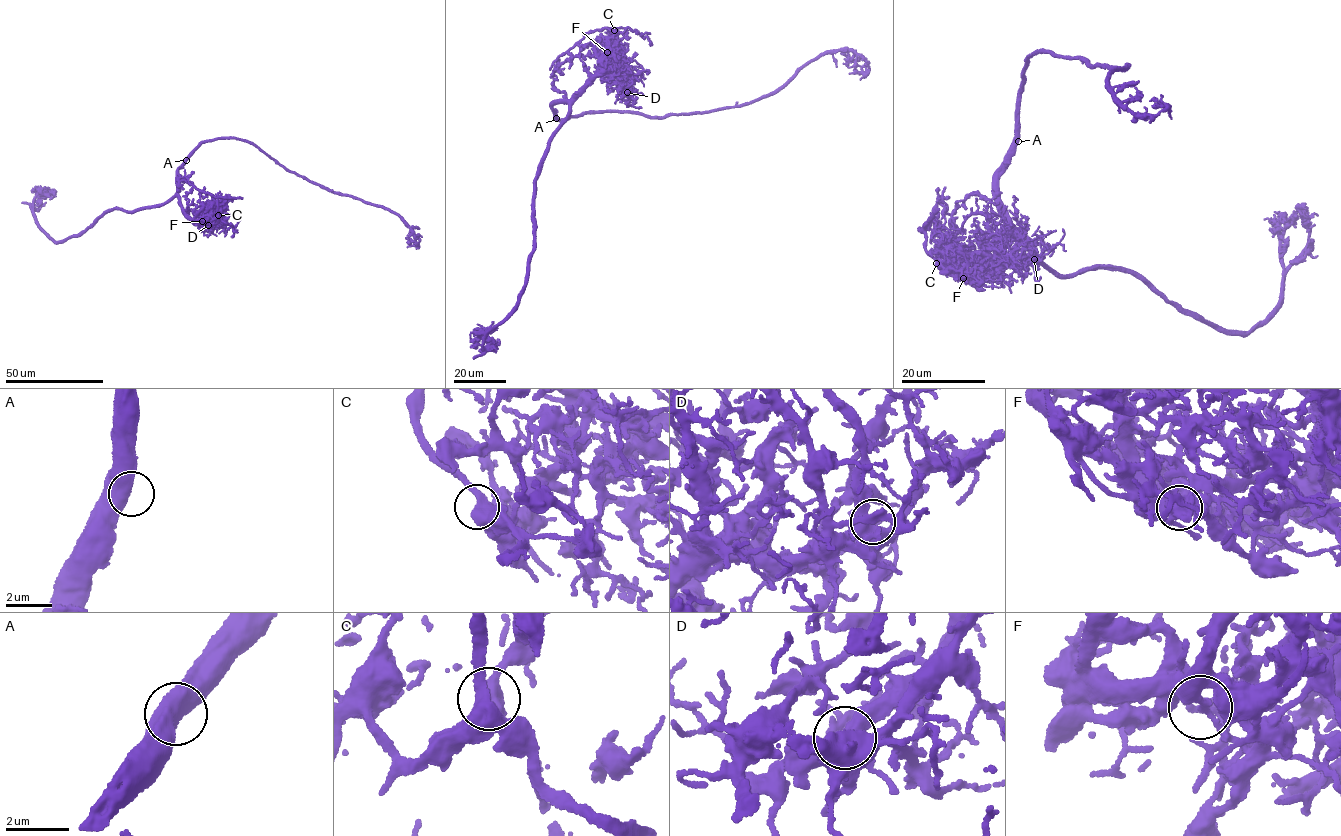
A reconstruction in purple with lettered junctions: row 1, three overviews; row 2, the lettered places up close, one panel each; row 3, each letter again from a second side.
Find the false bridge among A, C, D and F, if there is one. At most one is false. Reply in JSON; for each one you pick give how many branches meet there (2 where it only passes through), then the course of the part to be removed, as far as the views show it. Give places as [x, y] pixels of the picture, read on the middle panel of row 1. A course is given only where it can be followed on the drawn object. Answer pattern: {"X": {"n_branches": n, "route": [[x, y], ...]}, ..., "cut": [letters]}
{"F": {"n_branches": 2, "route": [[607, 52], [614, 32], [605, 28], [568, 50], [571, 61], [602, 54], [600, 65]]}, "cut": ["F"]}

